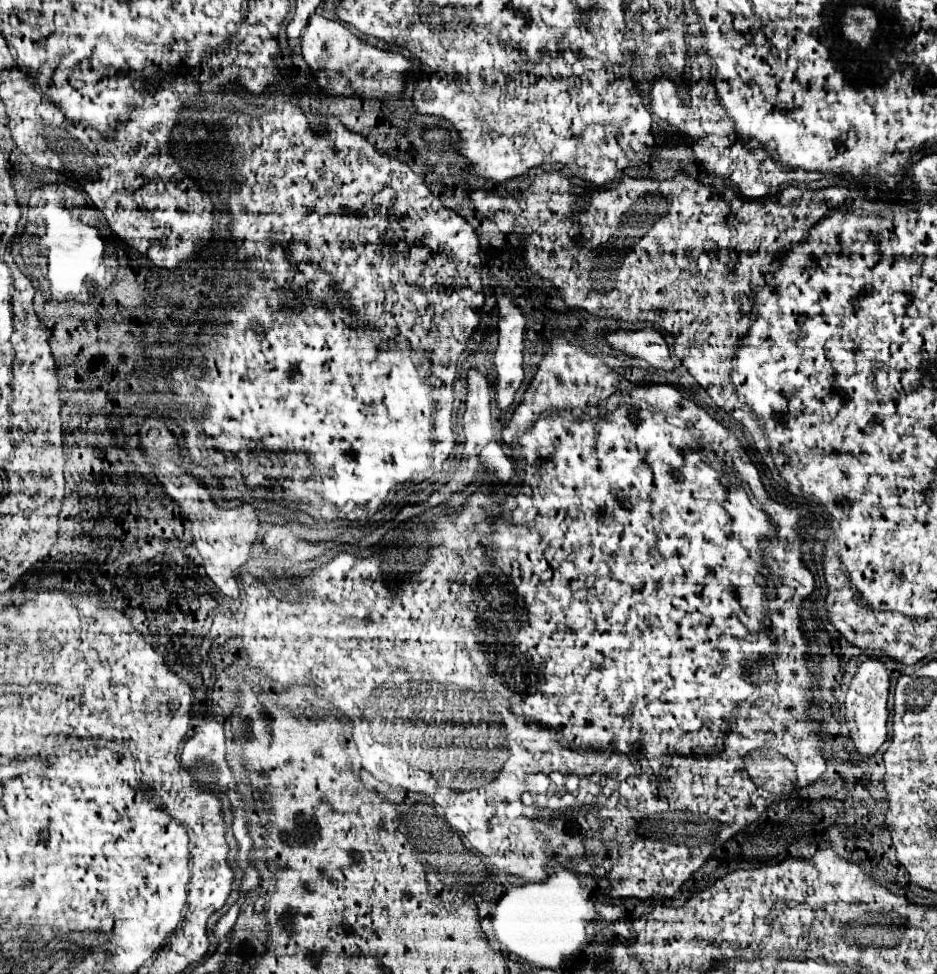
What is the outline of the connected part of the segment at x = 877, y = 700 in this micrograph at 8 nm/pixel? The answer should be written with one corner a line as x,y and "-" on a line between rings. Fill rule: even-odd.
867,658
857,674
851,680
851,686
847,690
847,698
845,698
845,722
849,728
849,734
853,738
855,748
865,754
871,756
875,754
875,750
885,742
887,736
887,694
889,694
889,670
885,668
881,658

